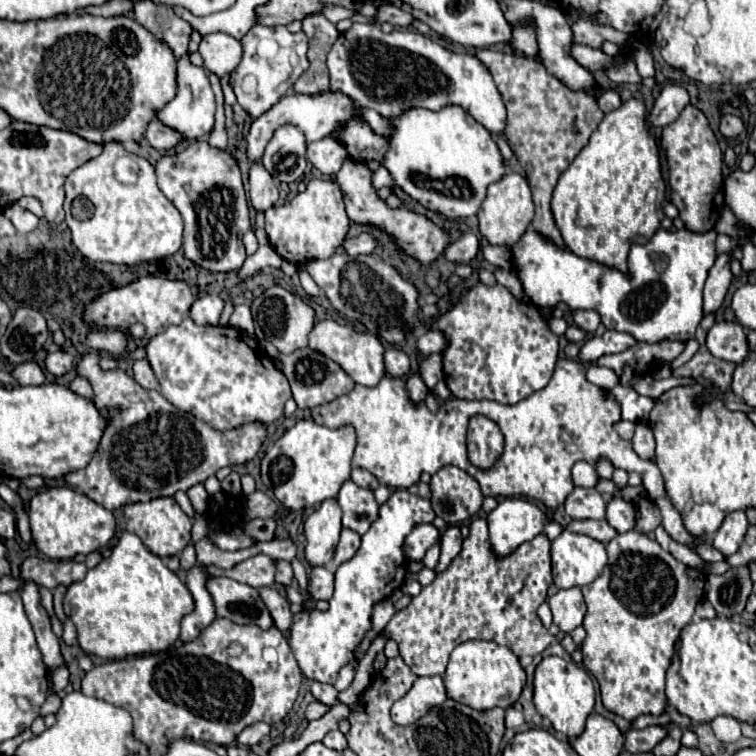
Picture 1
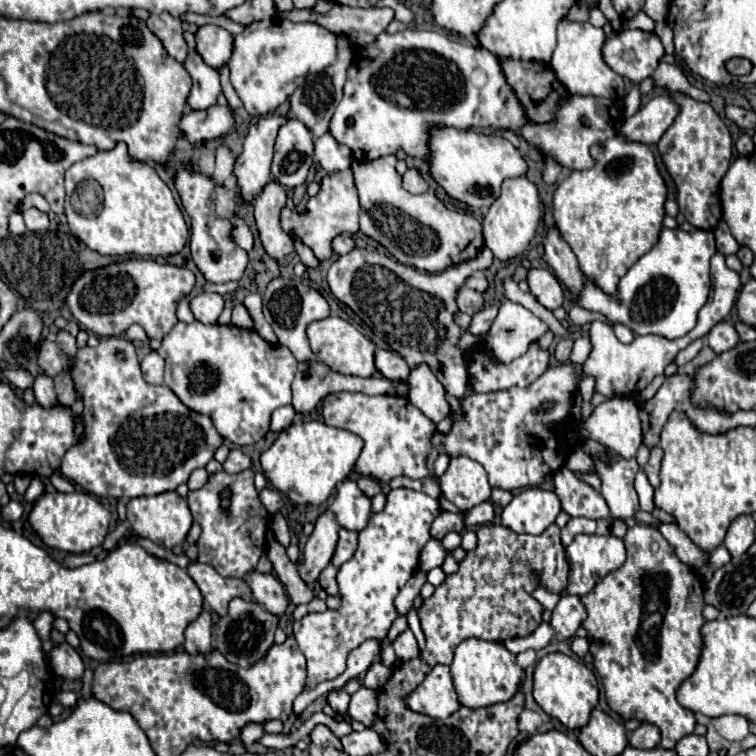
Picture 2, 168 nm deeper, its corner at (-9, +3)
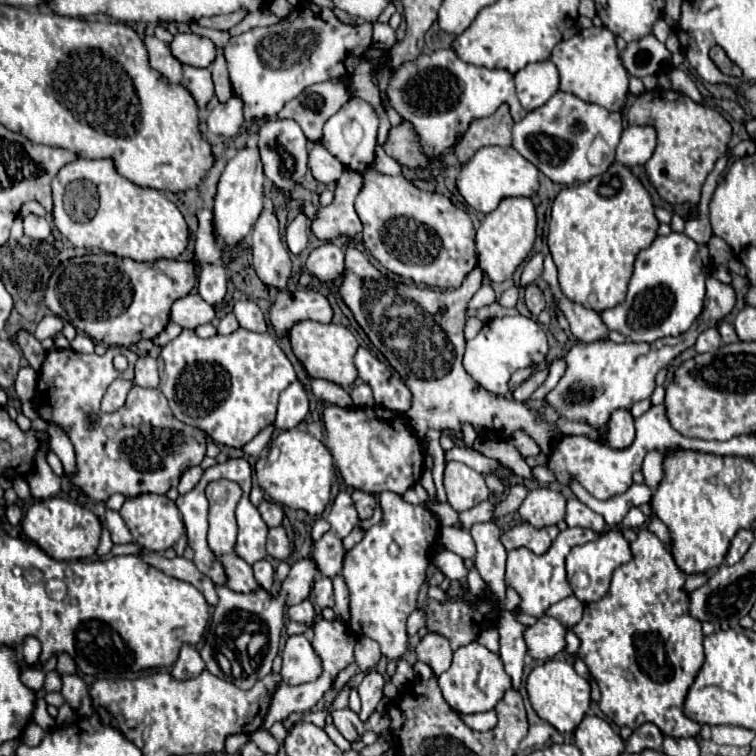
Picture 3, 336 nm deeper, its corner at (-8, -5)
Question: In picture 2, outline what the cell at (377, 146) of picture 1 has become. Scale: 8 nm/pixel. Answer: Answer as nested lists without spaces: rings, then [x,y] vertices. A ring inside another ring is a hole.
[[[407,28],[405,32],[399,32],[399,34],[383,32],[375,44],[359,48],[357,56],[367,58],[371,66],[359,70],[357,58],[355,58],[347,74],[343,98],[331,118],[329,132],[339,144],[349,146],[353,152],[353,158],[359,162],[375,160],[385,154],[395,154],[399,148],[403,148],[407,156],[427,158],[431,130],[435,126],[451,126],[459,130],[511,128],[517,132],[527,122],[527,116],[523,112],[523,106],[519,104],[519,98],[515,96],[513,88],[507,84],[503,76],[499,58],[481,46],[459,44],[439,32]]]

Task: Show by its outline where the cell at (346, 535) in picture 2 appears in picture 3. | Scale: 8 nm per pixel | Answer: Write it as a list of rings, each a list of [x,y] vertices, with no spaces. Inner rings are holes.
[[[328,532],[316,542],[316,546],[312,550],[312,556],[314,556],[314,560],[318,560],[318,570],[324,576],[334,578],[342,570],[346,550],[342,546],[342,540],[336,534]]]

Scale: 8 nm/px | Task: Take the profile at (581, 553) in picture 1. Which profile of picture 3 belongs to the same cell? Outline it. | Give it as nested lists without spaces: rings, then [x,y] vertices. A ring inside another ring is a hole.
[[[608,530],[604,532],[596,542],[588,542],[588,544],[582,544],[582,546],[574,546],[566,558],[566,572],[568,572],[568,582],[574,590],[574,596],[584,602],[584,604],[590,604],[590,602],[596,602],[600,600],[606,592],[608,592],[608,586],[610,586],[610,578],[612,578],[612,572],[630,562],[632,554],[630,554],[630,544],[624,540],[622,532],[620,530]]]

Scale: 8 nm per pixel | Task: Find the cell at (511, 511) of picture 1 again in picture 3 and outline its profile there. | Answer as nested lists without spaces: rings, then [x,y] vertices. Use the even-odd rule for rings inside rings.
[[[536,488],[524,498],[518,514],[522,516],[524,522],[540,530],[564,520],[564,506],[566,500],[562,494],[550,488]]]

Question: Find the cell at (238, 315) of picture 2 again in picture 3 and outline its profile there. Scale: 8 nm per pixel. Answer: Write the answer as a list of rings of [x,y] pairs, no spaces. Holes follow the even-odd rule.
[[[230,312],[230,314],[226,314],[222,320],[220,320],[220,326],[218,326],[218,330],[220,330],[220,334],[232,334],[232,332],[236,332],[240,328],[240,324],[238,324],[238,320],[236,320],[236,316]]]

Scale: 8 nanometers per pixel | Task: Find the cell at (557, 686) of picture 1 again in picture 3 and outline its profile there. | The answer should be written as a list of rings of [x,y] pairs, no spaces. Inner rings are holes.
[[[546,660],[544,664],[536,666],[526,680],[526,690],[536,714],[552,724],[560,734],[574,732],[590,708],[590,684],[574,670],[570,662]]]

